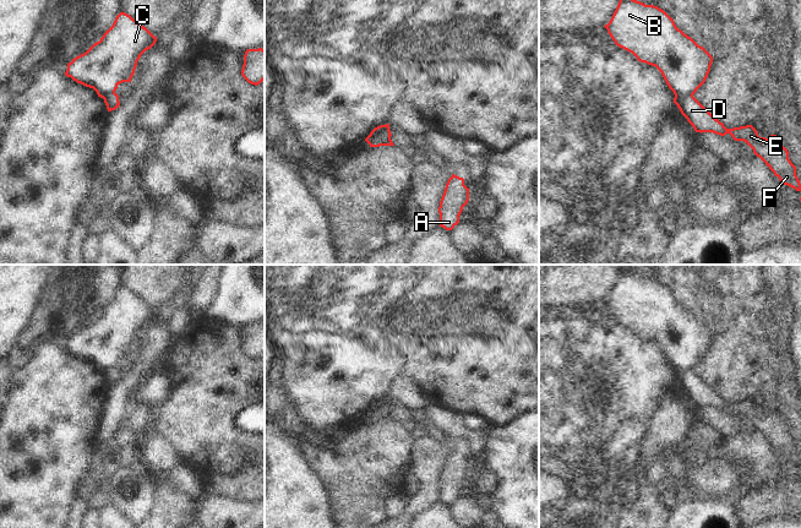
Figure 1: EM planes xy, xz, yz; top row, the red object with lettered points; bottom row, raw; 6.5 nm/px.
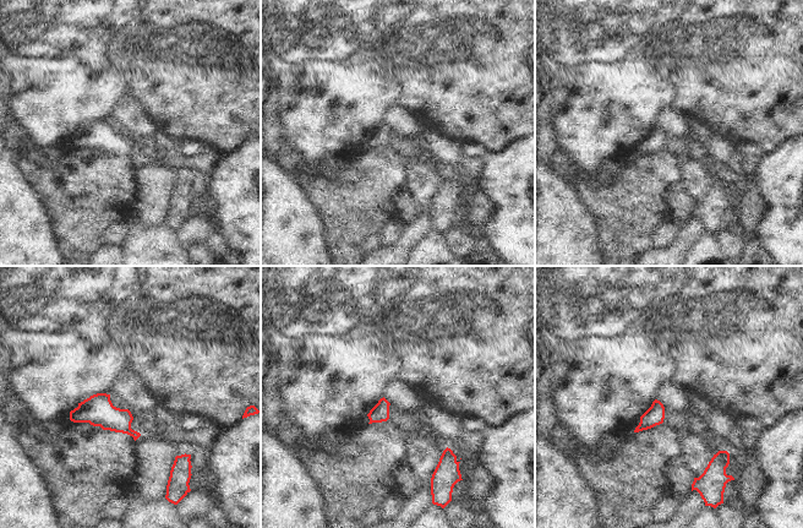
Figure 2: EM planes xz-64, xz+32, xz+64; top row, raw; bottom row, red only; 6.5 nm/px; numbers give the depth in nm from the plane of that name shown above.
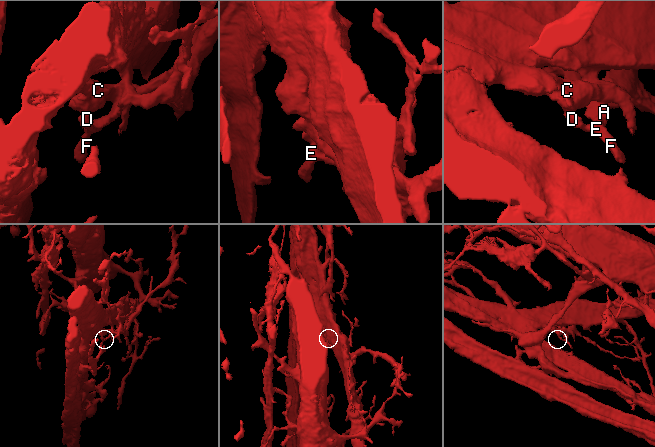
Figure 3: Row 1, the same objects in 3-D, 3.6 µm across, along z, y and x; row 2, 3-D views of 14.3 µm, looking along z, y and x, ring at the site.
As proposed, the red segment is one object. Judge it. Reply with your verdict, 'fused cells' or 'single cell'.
fused cells

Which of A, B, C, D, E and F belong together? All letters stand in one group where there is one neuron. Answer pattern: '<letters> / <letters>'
A D E F / B C

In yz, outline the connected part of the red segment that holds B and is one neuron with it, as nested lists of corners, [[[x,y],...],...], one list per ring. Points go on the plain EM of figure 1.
[[[622,270],[607,299],[604,300],[615,319],[632,327],[638,336],[655,341],[674,369],[694,369],[705,356],[713,331],[691,311],[679,304],[674,294],[661,283]]]

